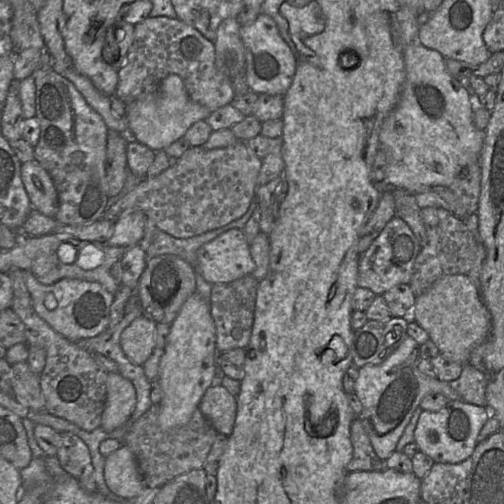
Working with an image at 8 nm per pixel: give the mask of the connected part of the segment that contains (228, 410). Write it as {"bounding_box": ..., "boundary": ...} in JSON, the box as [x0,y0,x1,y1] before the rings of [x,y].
{"bounding_box":[200,385,237,437],"boundary":[[[221,385],[209,387],[200,403],[204,417],[217,433],[229,437],[234,429],[237,413],[236,397]]]}

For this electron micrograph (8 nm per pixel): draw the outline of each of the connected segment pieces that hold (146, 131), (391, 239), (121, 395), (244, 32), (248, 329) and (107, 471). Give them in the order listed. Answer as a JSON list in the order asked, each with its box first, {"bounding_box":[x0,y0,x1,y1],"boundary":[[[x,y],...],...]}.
[{"bounding_box":[126,74,211,151],"boundary":[[[176,74],[168,75],[153,92],[140,96],[126,106],[126,120],[132,137],[154,151],[165,151],[182,138],[190,126],[206,120],[211,113],[208,107],[190,99],[183,80]]]},{"bounding_box":[358,216,421,295],"boundary":[[[394,216],[383,228],[369,248],[360,255],[358,266],[358,287],[368,288],[376,295],[383,295],[398,284],[409,284],[415,260],[421,244],[409,225],[399,216]]]},{"bounding_box":[100,372,137,432],"boundary":[[[119,372],[108,373],[106,387],[107,398],[100,427],[112,432],[131,417],[137,401],[136,390],[132,382]]]},{"bounding_box":[240,13,296,95],"boundary":[[[264,13],[256,20],[240,27],[245,52],[246,81],[257,94],[282,95],[292,84],[296,72],[296,59],[287,42],[282,38],[275,21]]]},{"bounding_box":[210,274,259,354],"boundary":[[[250,274],[228,283],[212,285],[210,310],[216,327],[217,352],[222,354],[248,346],[254,323],[258,285],[259,281]]]},{"bounding_box":[104,444,143,500],"boundary":[[[124,444],[105,458],[104,478],[111,492],[126,500],[139,495],[143,488],[137,459]]]}]

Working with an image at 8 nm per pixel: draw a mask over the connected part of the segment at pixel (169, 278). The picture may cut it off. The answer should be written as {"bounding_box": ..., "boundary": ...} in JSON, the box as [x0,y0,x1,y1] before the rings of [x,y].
{"bounding_box":[138,254,195,325],"boundary":[[[172,254],[155,257],[147,262],[138,284],[142,315],[156,324],[171,325],[186,300],[195,292],[195,270],[189,263]]]}

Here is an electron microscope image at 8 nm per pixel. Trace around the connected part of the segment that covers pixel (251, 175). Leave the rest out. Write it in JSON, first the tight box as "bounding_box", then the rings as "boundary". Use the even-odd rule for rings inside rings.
{"bounding_box":[102,141,262,238],"boundary":[[[245,141],[234,145],[206,149],[190,147],[177,163],[157,177],[143,179],[128,194],[108,207],[102,219],[116,221],[125,210],[140,210],[147,218],[153,220],[156,227],[176,238],[191,238],[210,230],[225,226],[242,217],[248,210],[257,187],[257,178],[261,170],[262,159],[258,158],[247,146]]]}

